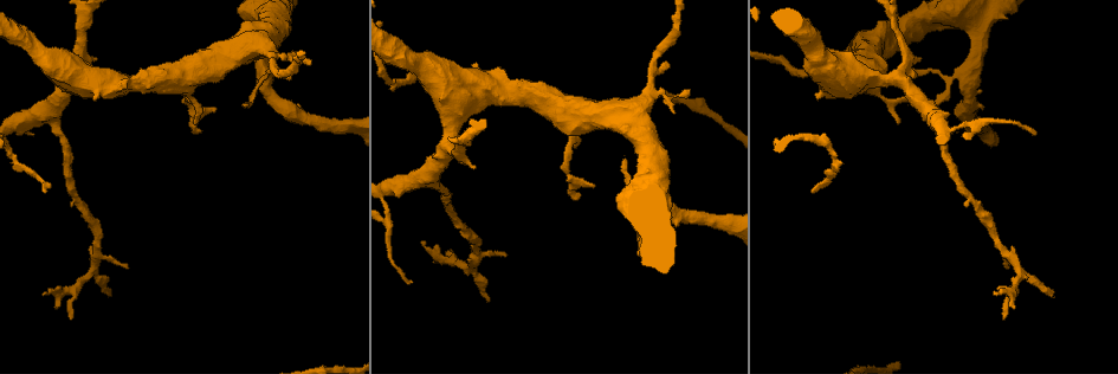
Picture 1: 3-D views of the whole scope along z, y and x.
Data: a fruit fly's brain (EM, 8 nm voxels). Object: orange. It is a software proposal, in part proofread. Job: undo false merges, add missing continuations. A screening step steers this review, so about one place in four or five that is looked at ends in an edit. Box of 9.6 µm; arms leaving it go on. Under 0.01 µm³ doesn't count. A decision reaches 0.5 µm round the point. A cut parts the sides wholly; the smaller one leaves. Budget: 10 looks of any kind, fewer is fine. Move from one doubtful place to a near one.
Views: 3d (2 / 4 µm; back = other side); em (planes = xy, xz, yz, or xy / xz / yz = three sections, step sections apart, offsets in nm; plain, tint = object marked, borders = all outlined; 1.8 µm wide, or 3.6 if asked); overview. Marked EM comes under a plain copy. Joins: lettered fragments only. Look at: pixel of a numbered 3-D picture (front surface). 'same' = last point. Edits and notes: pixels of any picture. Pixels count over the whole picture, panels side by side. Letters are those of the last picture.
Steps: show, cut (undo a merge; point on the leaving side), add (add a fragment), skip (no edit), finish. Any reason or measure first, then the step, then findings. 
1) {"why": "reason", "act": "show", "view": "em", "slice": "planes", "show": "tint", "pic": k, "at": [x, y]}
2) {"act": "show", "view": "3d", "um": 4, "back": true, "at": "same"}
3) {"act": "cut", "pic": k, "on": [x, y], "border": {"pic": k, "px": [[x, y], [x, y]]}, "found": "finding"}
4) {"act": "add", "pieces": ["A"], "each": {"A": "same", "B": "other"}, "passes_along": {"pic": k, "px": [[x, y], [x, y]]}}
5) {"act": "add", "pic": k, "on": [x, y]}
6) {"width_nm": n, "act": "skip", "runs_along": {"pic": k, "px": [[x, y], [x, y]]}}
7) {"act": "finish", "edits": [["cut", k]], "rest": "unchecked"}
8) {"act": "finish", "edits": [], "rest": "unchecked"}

{"why": "three arms meet", "act": "show", "view": "em", "slice": "planes", "show": "tint", "pic": 1, "at": [445, 146]}

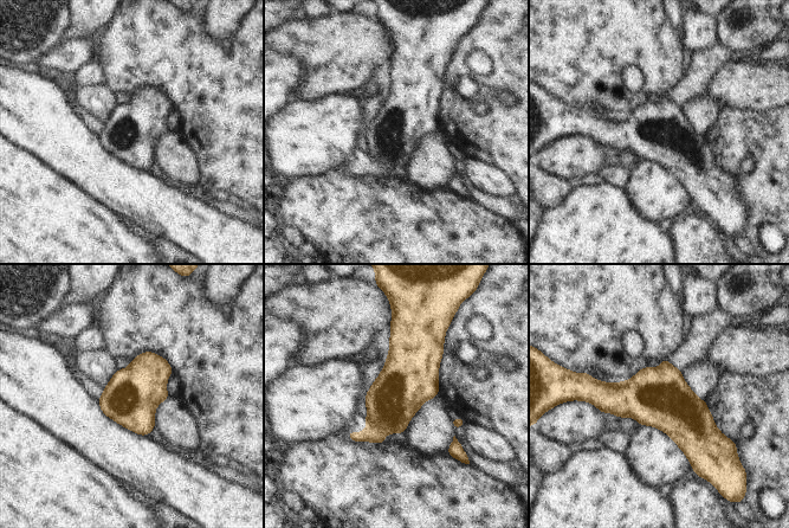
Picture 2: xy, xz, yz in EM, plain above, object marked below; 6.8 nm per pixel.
{"why": "see the neighbours", "act": "show", "view": "em", "slice": "planes", "show": "borders", "at": "same"}

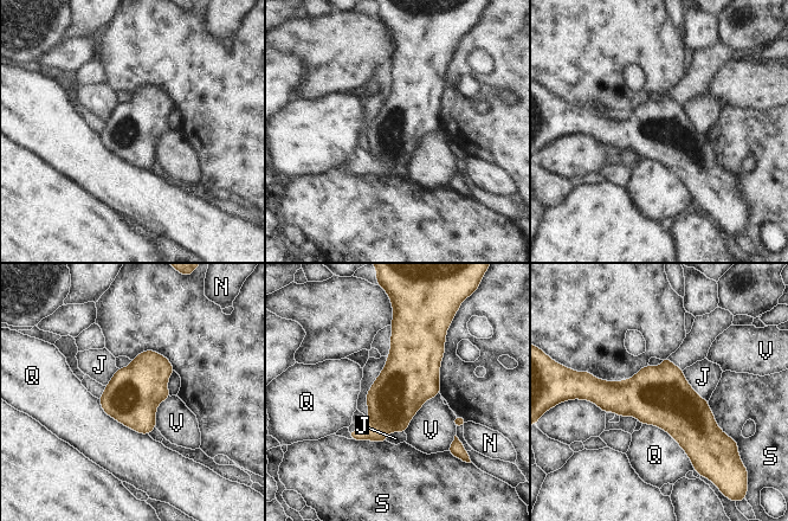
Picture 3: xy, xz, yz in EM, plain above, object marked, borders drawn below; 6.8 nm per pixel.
{"act": "skip", "each": {"J": "other", "N": "other", "Q": "other", "S": "other", "V": "other"}, "found": "one neuron here"}

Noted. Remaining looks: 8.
{"why": "an open end", "act": "show", "view": "em", "slice": "xy", "step": 8, "show": "tint", "pic": 1, "at": [574, 145]}

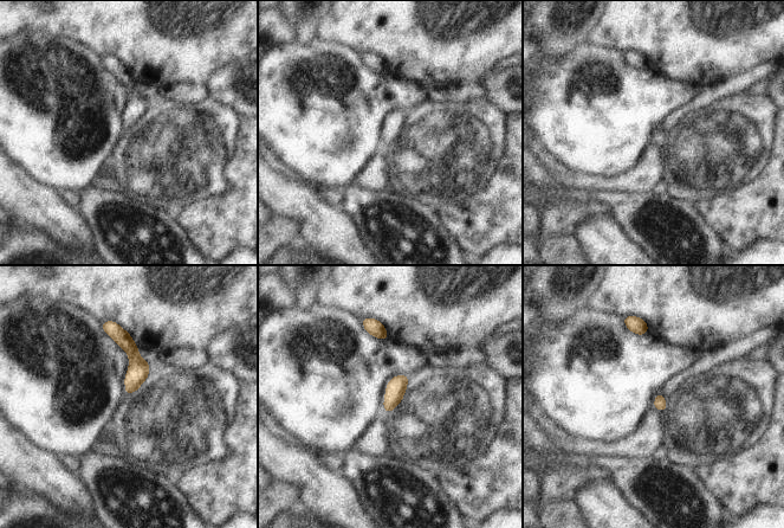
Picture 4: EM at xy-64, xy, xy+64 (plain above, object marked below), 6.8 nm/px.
{"act": "show", "view": "em", "slice": "planes", "show": "borders", "at": "same"}

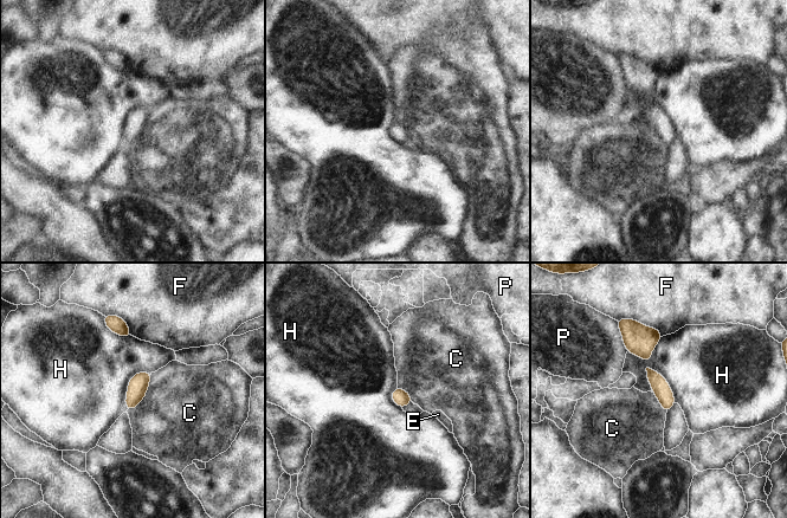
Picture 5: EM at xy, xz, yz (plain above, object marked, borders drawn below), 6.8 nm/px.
{"longest_contact_nm": ["H", 320], "act": "skip", "each": {"C": "other", "E": "other", "F": "other", "H": "other", "P": "other"}, "border": {"pic": 5, "px": [[152, 374], [146, 395], [127, 410]]}, "found": "no lettered fragment goes on from it"}

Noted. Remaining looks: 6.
{"act": "show", "view": "em", "slice": "planes", "show": "tint", "pic": 1, "at": [290, 56]}

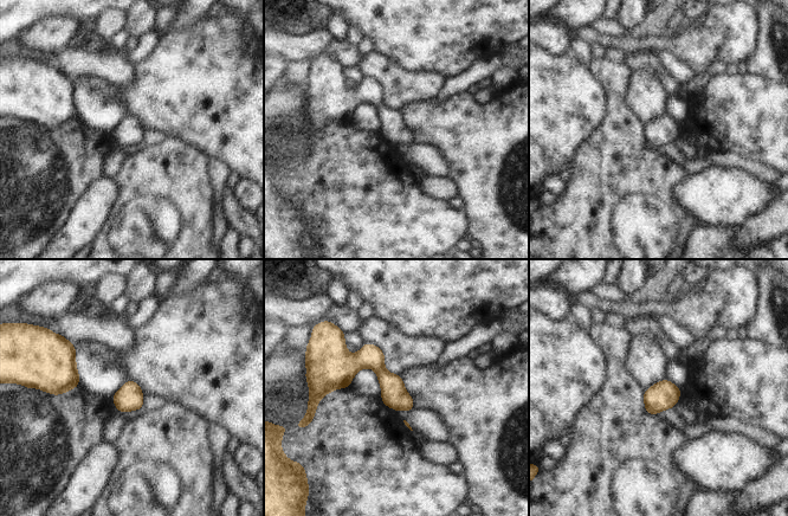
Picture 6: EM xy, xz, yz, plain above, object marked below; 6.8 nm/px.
{"why": "what lies round it", "act": "show", "view": "em", "slice": "planes", "show": "borders", "at": "same"}

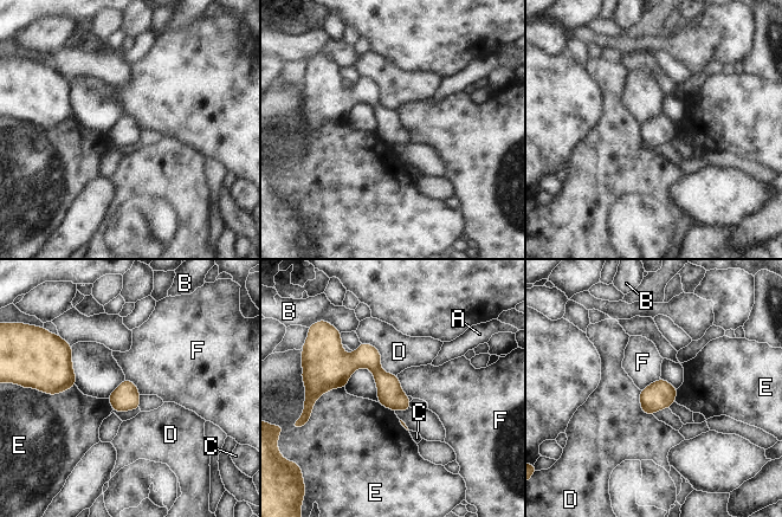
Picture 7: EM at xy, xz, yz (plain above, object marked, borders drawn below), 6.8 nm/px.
{"width_nm": 170, "act": "skip", "each": {"A": "other", "B": "other", "C": "other", "D": "other", "E": "other", "F": "other"}, "runs_along": {"pic": 7, "px": [[322, 386], [368, 362], [407, 405]]}, "found": "one neuron here"}

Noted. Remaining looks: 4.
{"why": "tapers out", "act": "show", "view": "em", "slice": "planes", "show": "borders", "pic": 1, "at": [813, 188]}

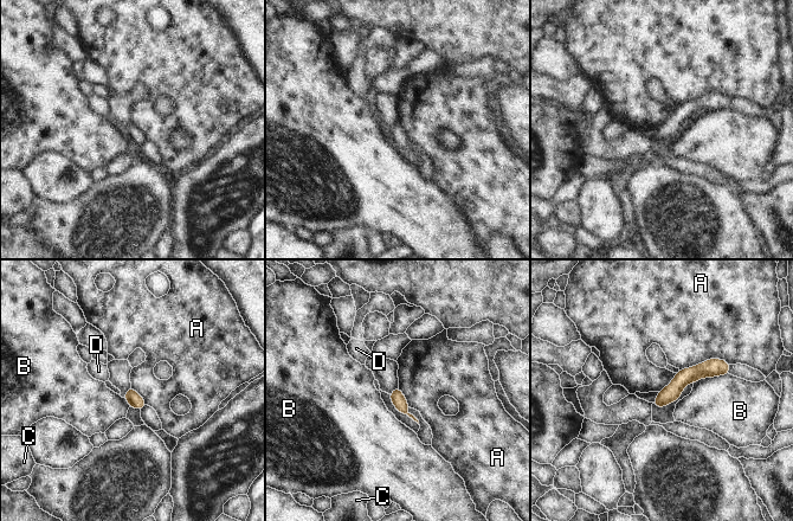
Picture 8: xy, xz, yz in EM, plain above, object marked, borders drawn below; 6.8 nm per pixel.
{"width_nm": 90, "act": "skip", "each": {"A": "other", "B": "other", "C": "other", "D": "other"}, "found": "no lettered fragment goes on from it"}

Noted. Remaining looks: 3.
{"act": "finish", "edits": [], "rest": "unchecked"}

